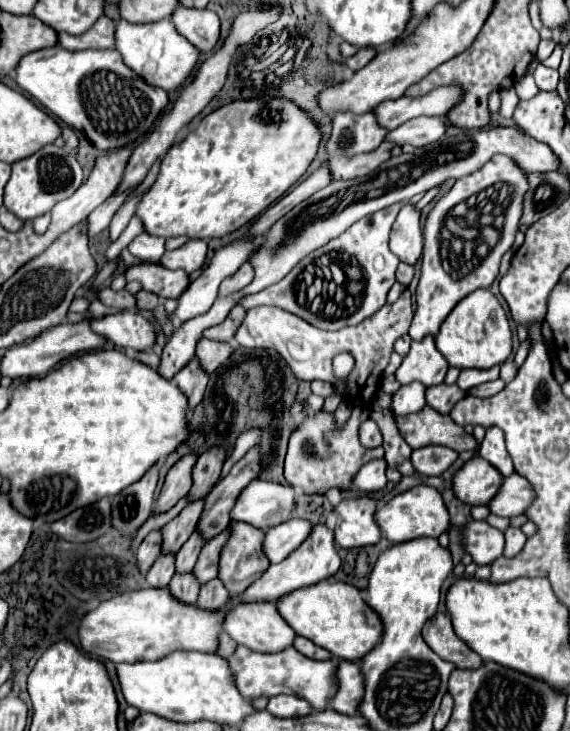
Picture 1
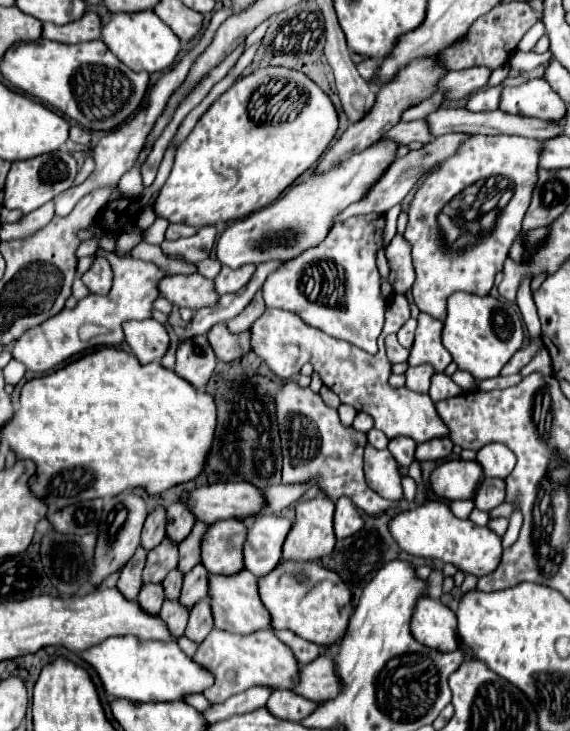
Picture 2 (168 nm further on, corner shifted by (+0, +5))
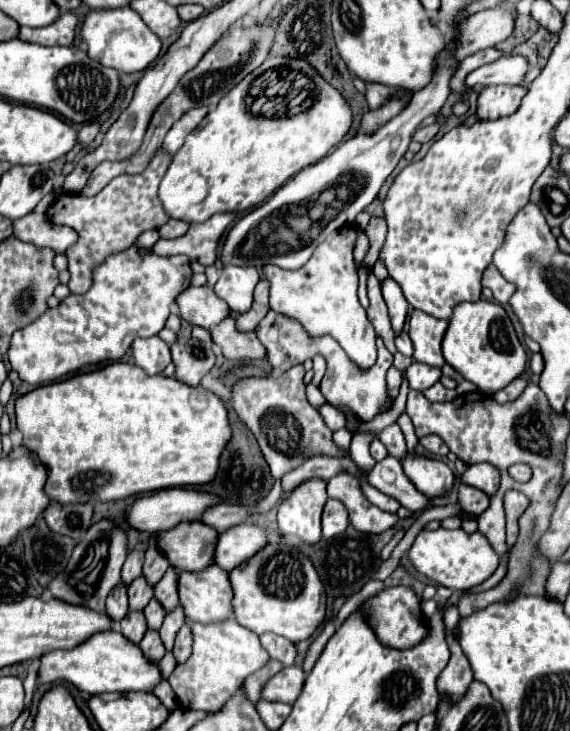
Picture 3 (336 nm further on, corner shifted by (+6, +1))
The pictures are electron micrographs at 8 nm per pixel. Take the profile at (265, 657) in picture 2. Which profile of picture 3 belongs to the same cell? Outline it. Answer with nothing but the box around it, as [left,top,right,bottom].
[169,619,269,711]

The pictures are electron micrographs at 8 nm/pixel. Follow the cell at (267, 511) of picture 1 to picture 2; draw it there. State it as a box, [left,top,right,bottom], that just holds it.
[187,483,263,525]

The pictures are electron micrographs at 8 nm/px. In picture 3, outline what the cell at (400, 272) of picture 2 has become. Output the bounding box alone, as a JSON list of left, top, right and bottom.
[381,277,409,333]

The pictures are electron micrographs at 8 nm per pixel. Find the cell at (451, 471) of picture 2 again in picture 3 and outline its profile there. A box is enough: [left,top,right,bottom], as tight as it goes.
[403,455,455,499]

